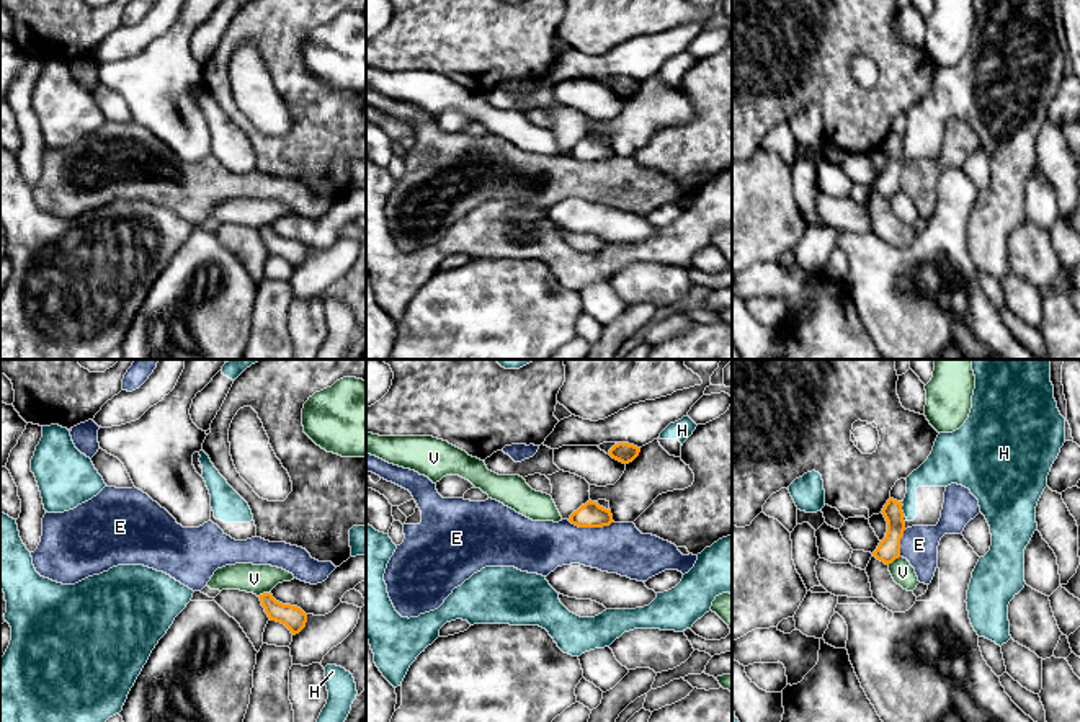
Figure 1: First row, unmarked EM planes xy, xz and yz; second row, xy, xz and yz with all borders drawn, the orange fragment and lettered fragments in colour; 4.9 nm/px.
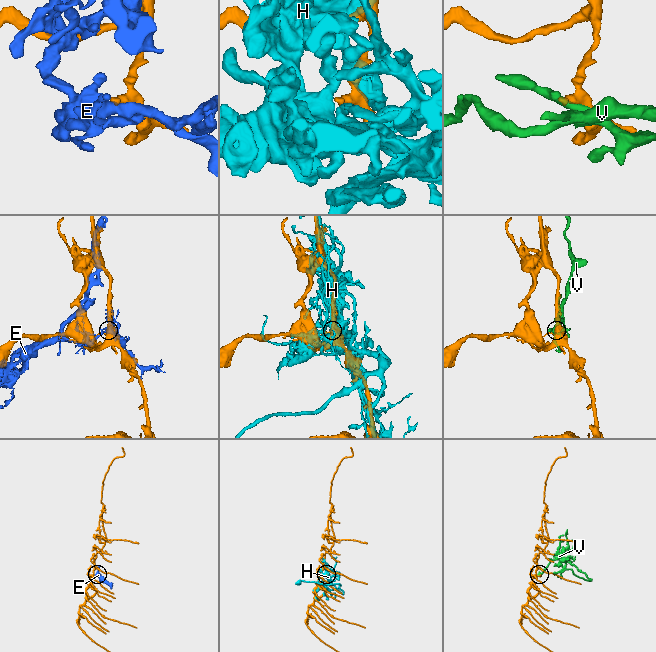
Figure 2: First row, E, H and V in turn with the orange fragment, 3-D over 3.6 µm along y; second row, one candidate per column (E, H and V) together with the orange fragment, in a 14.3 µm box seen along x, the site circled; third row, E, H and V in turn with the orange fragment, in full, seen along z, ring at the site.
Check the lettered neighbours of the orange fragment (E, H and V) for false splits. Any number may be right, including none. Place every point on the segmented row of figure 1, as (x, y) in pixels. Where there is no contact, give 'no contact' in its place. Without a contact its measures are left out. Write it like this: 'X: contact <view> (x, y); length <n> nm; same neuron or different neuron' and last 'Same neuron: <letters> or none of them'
E: contact xz (590, 526); length 240 nm; different neuron
H: contact yz (901, 508); length 70 nm; different neuron
V: contact xy (263, 593); length 70 nm; different neuron
Same neuron: none of them

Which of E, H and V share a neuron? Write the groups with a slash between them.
E / H / V

